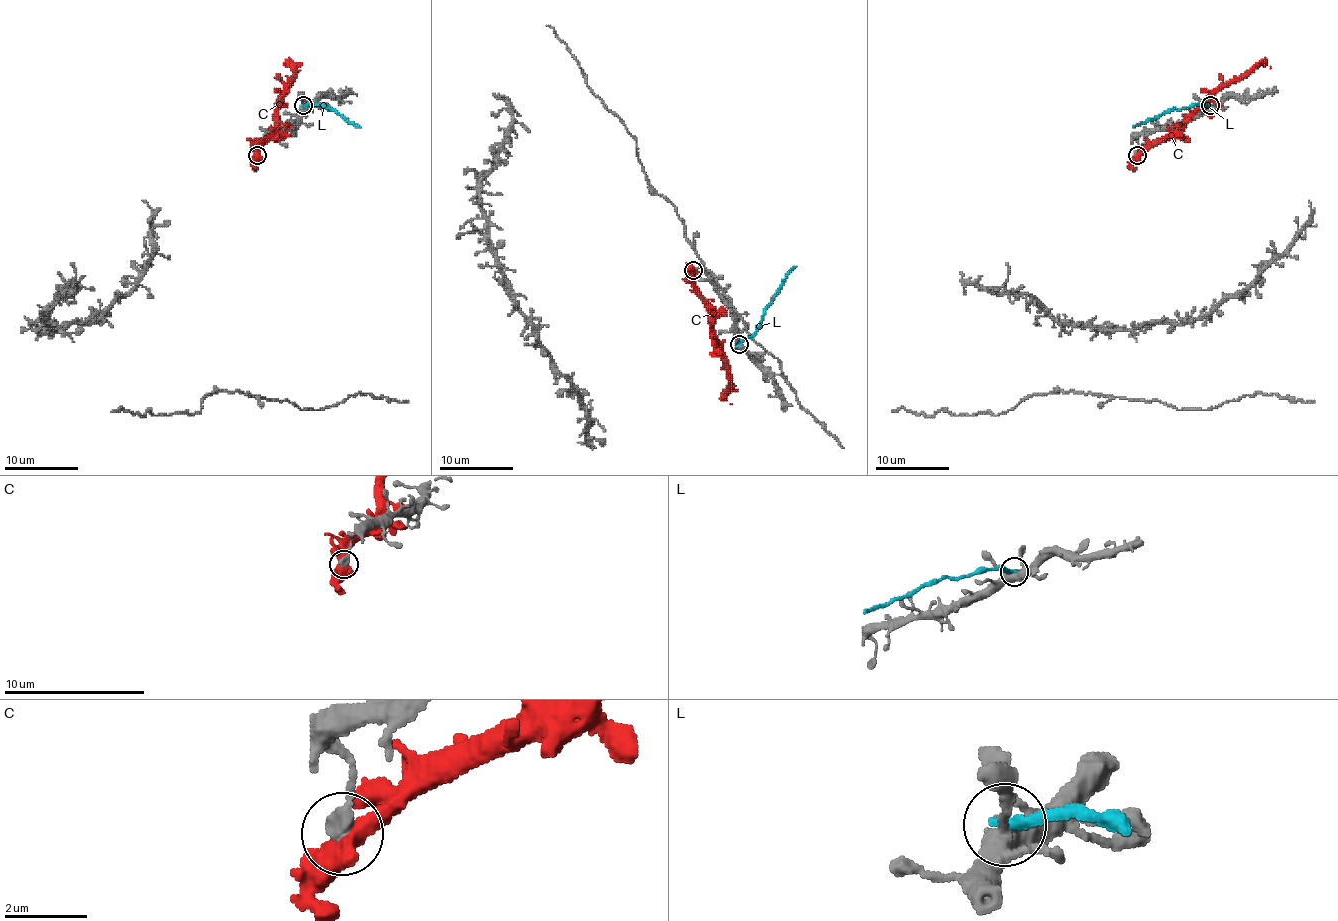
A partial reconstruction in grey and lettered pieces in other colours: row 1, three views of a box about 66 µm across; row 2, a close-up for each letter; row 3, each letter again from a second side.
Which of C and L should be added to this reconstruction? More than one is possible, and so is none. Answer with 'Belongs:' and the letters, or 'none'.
Belongs: none

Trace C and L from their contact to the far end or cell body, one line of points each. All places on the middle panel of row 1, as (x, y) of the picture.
C: (693, 270), (693, 286), (710, 312), (710, 338), (724, 358), (728, 371), (726, 398), (732, 404)
L: (739, 343), (756, 330), (763, 308), (781, 281), (796, 266)

